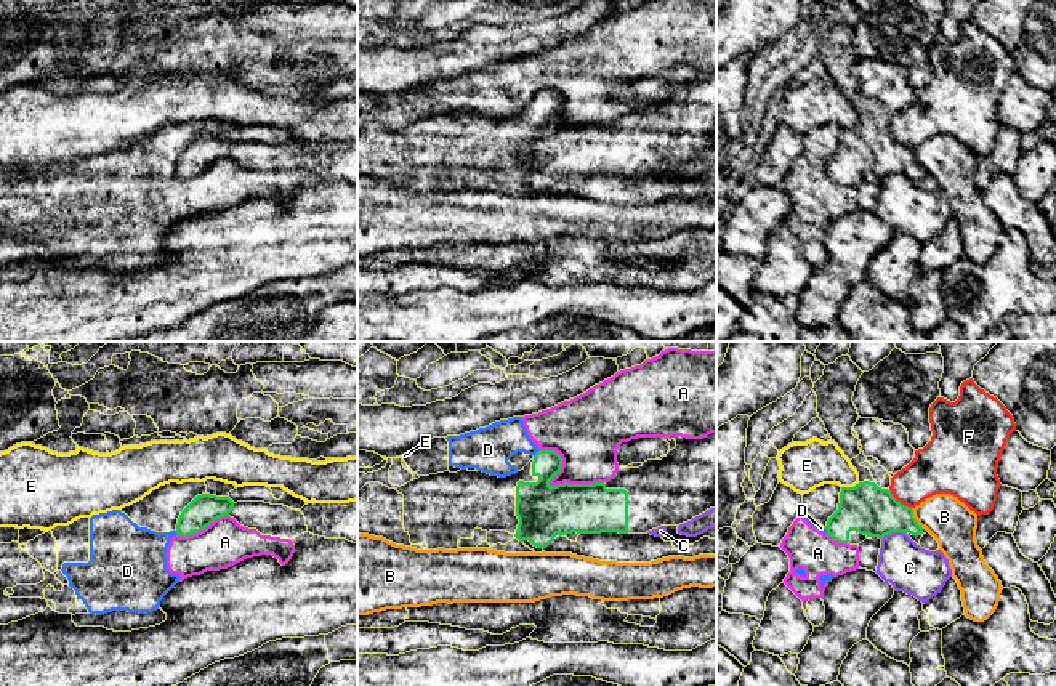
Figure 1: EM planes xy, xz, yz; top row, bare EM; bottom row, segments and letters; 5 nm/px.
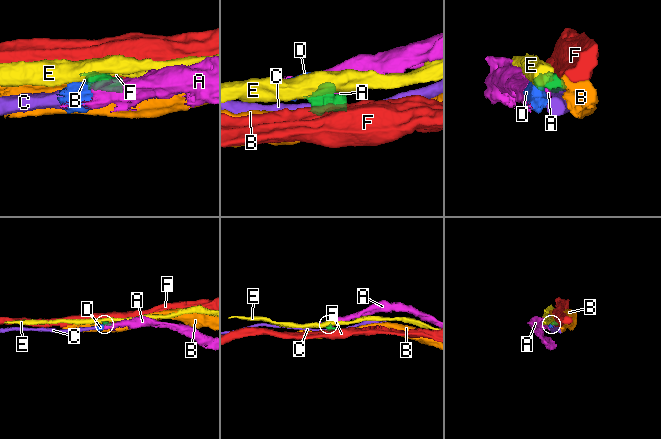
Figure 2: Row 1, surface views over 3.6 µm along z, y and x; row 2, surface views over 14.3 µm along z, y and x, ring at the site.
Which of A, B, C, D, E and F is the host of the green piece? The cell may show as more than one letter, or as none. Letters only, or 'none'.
none

